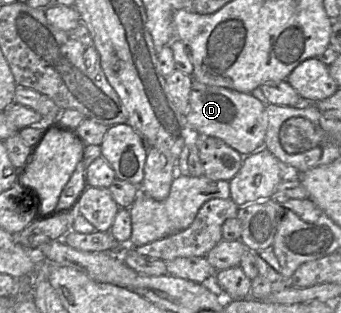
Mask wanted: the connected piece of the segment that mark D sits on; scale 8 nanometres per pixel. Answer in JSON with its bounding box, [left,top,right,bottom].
[186,82,266,157]

